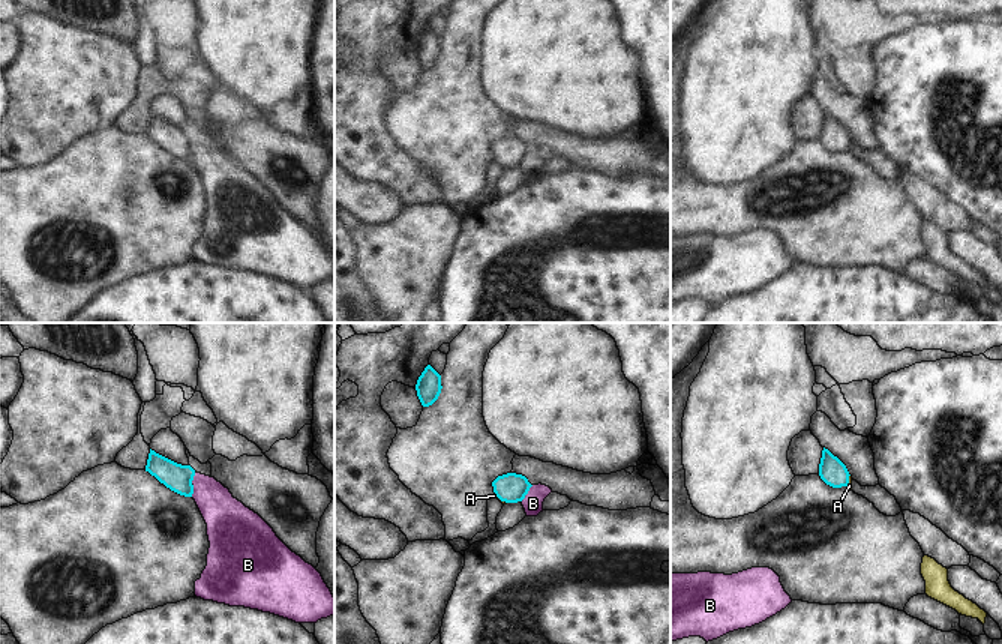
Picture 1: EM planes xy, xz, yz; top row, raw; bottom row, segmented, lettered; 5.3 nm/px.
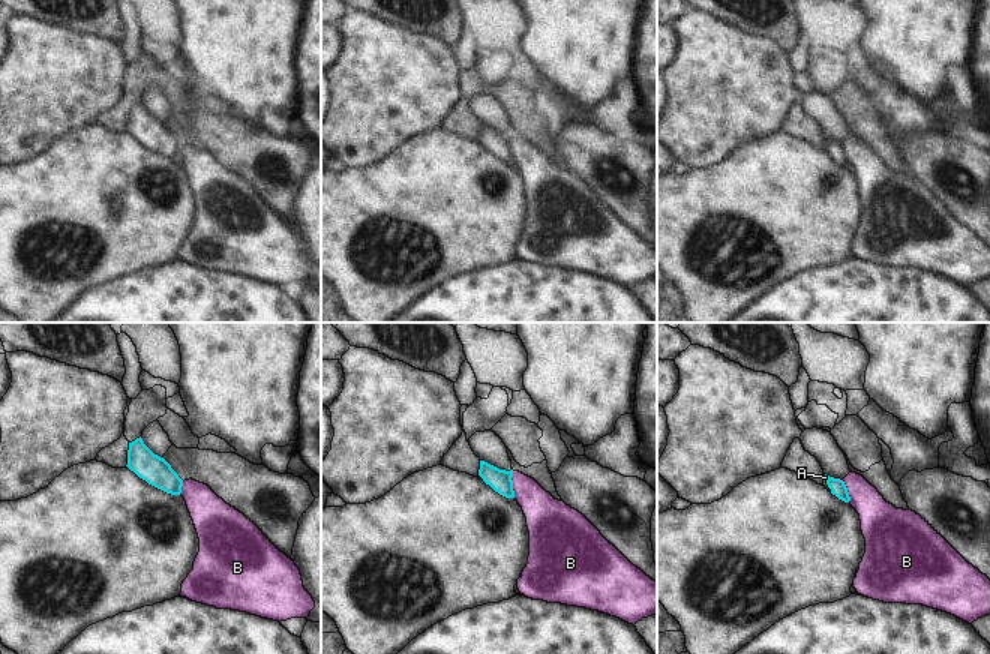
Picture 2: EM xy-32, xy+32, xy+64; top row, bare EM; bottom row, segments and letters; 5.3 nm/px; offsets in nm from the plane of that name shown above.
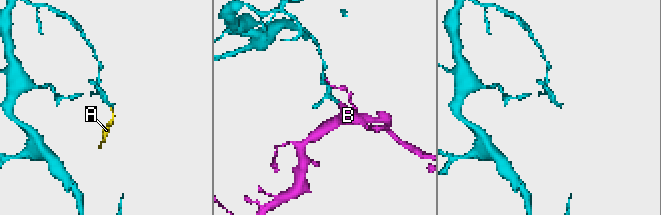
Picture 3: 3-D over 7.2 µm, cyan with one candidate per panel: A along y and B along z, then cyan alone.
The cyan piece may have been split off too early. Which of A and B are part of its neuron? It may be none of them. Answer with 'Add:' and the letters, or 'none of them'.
Add: A.

